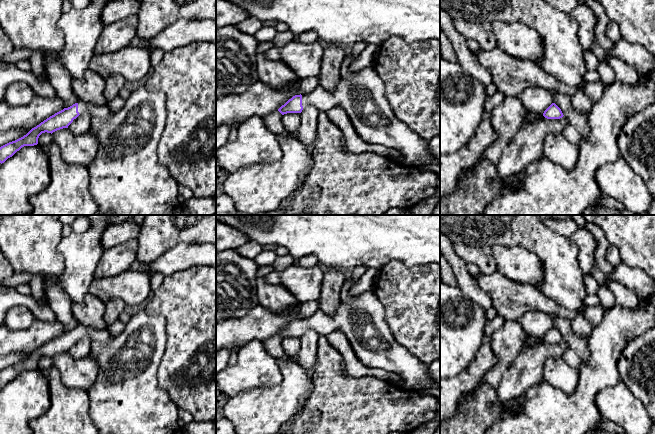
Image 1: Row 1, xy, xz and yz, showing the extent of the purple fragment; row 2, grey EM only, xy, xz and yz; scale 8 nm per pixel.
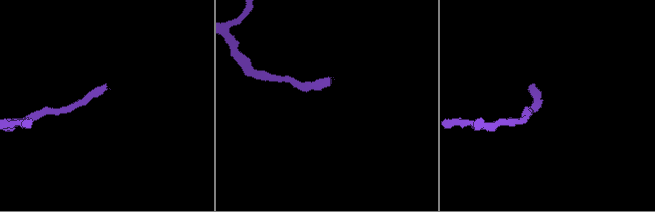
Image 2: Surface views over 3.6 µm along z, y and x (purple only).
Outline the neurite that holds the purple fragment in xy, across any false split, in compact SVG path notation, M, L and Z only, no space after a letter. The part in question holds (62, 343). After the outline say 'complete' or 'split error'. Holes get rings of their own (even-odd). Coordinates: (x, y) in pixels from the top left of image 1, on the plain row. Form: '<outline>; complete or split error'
M141 308L131 316L122 333L112 336L107 329L94 330L78 325L55 337L23 361L0 371L0 387L4 387L24 370L38 368L42 357L53 357L68 350L81 337L91 339L91 355L98 364L98 375L89 395L89 413L98 434L182 434L177 405L158 385L157 371L167 344L166 322Z; split error

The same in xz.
M373 289L353 296L352 301L340 301L334 314L326 314L318 309L314 315L306 319L295 319L282 329L278 335L287 337L301 337L307 330L319 335L328 335L335 331L342 332L347 338L356 357L366 366L383 369L399 375L407 390L421 391L436 381L429 375L429 366L420 362L406 348L401 346L393 337L388 324L384 320L385 309L377 298Z; split error

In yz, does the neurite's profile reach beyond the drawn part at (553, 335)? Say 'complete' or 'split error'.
complete

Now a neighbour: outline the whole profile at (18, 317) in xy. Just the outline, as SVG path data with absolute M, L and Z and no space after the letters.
M14 306L7 311L3 325L10 330L28 329L35 320L33 313L28 308Z

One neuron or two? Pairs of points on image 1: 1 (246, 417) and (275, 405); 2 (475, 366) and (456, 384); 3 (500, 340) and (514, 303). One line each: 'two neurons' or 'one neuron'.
1: one neuron
2: one neuron
3: two neurons

